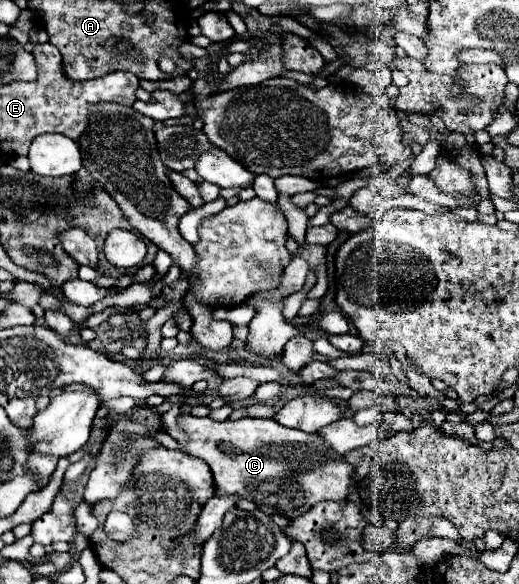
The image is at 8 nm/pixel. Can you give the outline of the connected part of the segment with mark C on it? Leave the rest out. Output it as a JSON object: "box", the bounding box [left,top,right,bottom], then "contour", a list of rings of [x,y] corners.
{"box":[176,413,354,519],"contour":[[[180,413],[176,421],[190,437],[180,449],[210,465],[216,489],[254,501],[266,515],[278,513],[292,519],[310,511],[320,501],[344,501],[348,495],[354,467],[330,451],[316,433],[288,429],[274,419],[214,421]]]}

